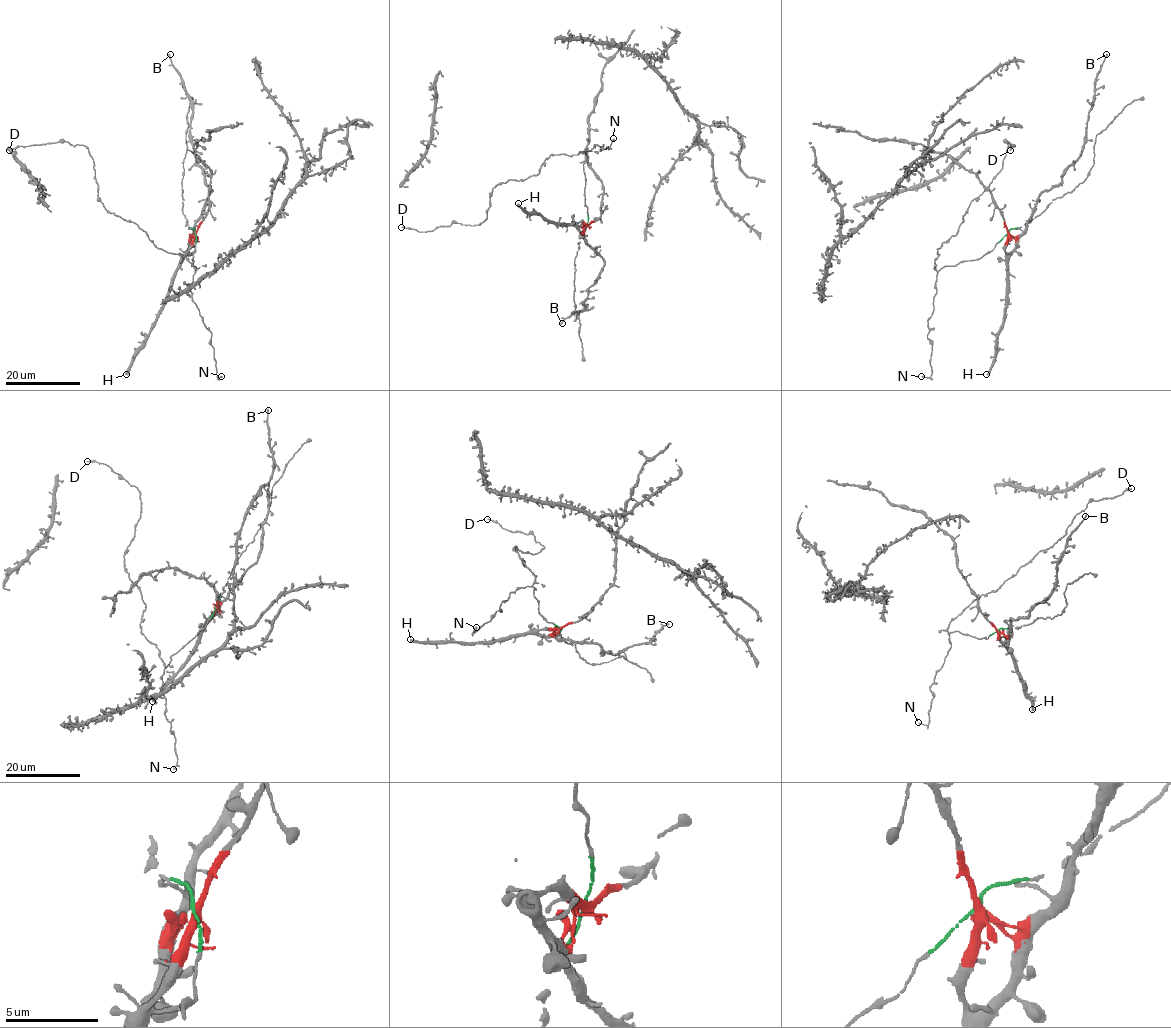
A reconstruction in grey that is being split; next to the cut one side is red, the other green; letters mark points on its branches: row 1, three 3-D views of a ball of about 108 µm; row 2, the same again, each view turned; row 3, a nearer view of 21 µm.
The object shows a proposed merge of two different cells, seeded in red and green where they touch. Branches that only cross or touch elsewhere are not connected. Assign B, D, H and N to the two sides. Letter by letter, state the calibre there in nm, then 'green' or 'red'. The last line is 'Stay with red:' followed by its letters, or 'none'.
B: 260 nm | red
D: 160 nm | green
H: 440 nm | red
N: 280 nm | green
Stay with red: B, H

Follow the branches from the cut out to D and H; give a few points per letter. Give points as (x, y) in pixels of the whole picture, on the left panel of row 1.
D: (195, 232), (196, 271), (108, 211), (84, 146), (60, 141), (9, 150)
H: (195, 232), (191, 248), (175, 271), (167, 300), (126, 374)

